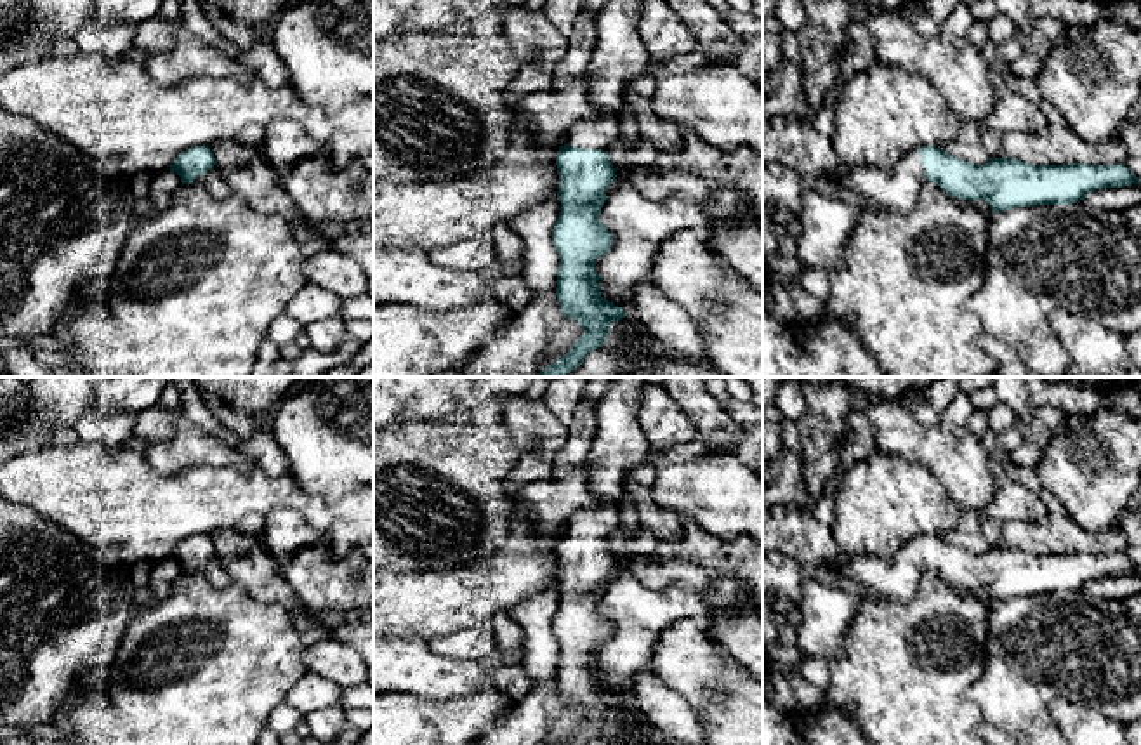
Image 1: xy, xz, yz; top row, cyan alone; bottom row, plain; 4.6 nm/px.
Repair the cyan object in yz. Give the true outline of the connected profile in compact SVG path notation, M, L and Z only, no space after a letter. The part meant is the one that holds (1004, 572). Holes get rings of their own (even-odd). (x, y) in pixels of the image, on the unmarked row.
M936 535L910 540L891 561L841 554L832 570L893 601L908 601L929 570L952 587L985 589L993 603L1016 596L1070 594L1096 578L1141 573L1124 552L1028 554L1016 547L990 547L973 554Z

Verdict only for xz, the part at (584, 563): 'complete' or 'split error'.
split error

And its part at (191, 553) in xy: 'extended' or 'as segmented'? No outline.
extended

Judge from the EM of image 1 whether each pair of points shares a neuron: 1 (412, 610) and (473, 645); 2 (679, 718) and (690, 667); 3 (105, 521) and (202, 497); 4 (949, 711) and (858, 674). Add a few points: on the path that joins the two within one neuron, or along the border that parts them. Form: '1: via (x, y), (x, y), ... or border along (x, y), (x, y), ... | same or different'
1: border along (490, 620), (429, 638) | different
2: border along (652, 672), (688, 704), (702, 726) | different
3: via (129, 509), (167, 509), (178, 506) | same
4: via (926, 707), (893, 674), (881, 674) | same

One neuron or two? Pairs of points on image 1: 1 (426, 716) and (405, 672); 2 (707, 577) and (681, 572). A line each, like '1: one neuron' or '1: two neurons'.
1: two neurons
2: one neuron

